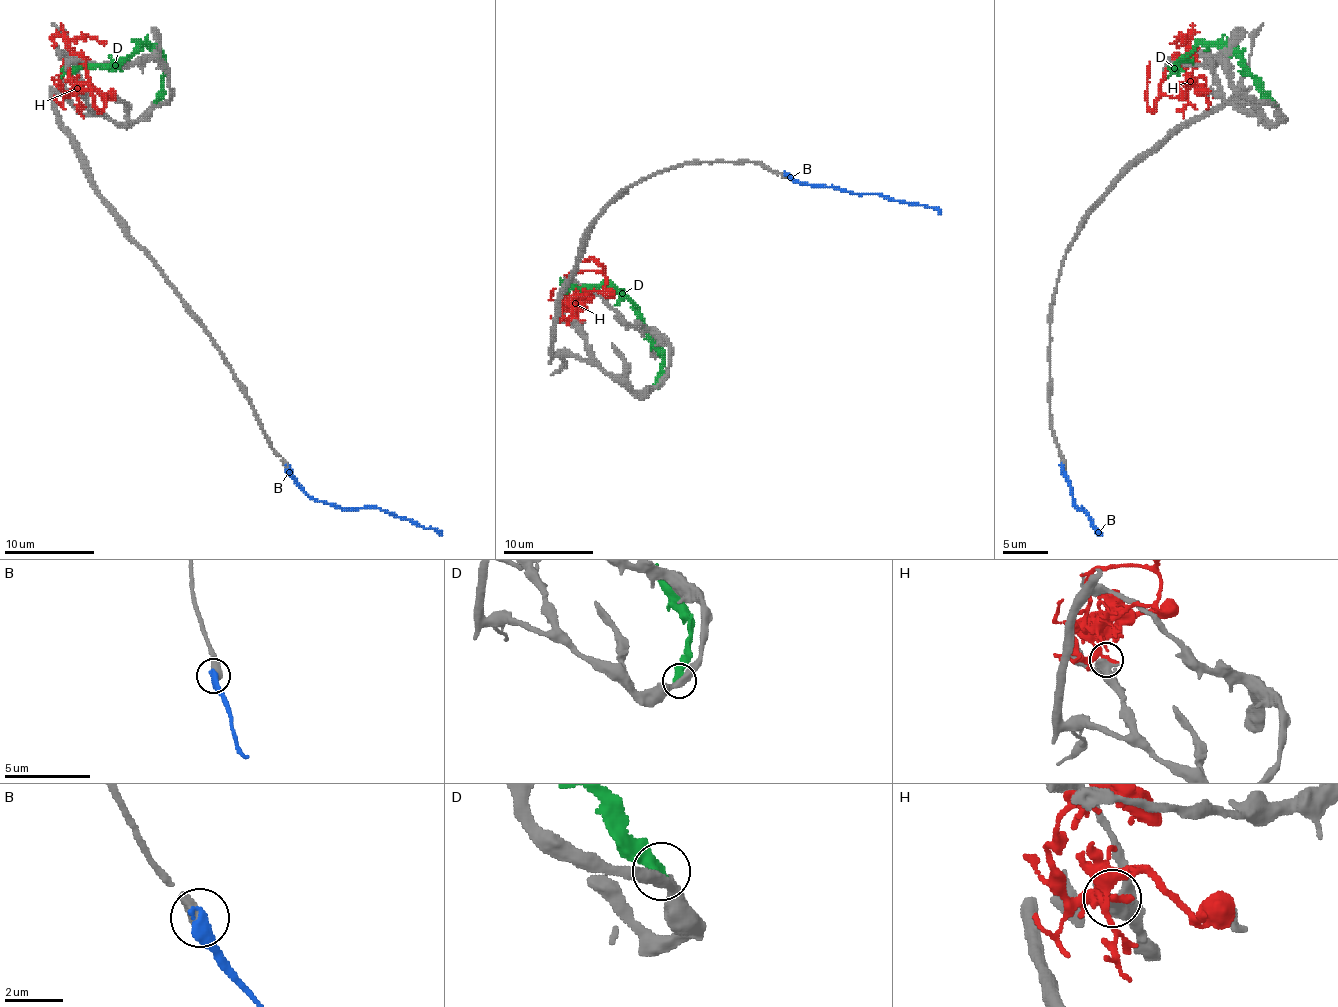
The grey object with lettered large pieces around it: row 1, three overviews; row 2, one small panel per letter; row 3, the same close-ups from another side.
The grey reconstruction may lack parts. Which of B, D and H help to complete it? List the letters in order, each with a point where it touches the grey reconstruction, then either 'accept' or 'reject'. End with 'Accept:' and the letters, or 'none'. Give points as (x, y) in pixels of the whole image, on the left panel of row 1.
B: contact (288, 466); reject
D: contact (158, 102); reject
H: contact (78, 91); reject
Accept: none

